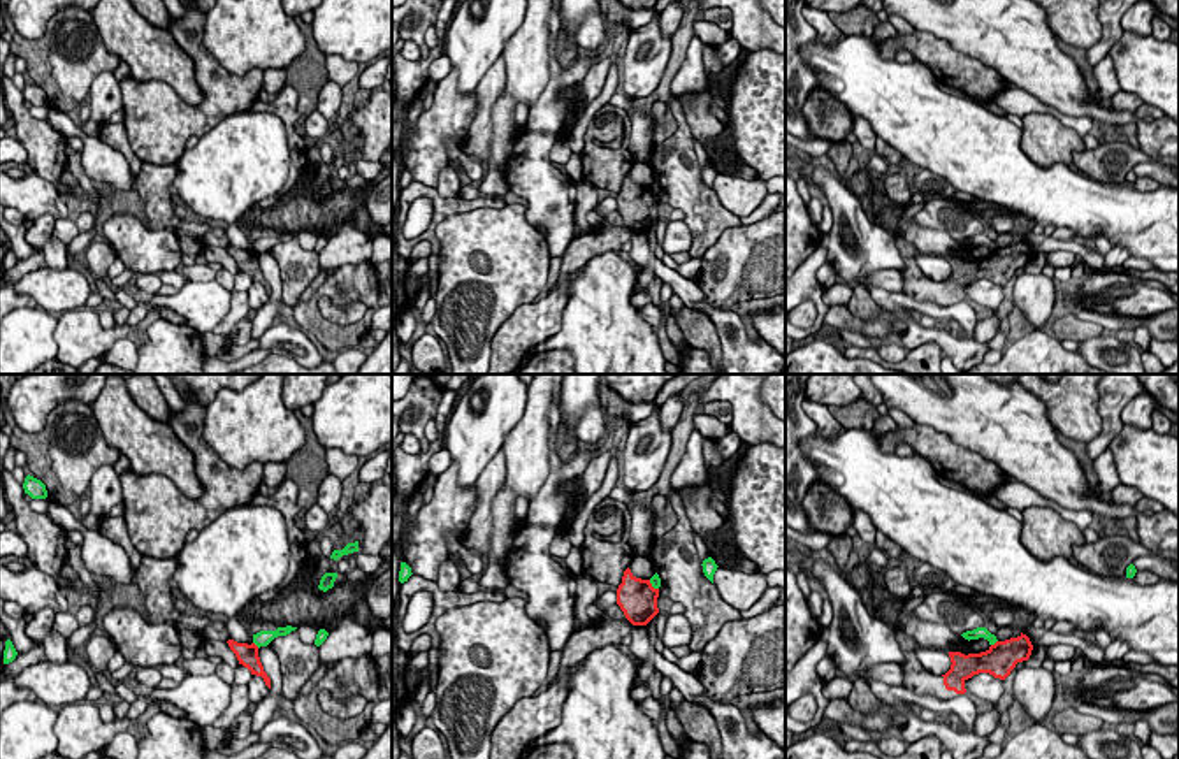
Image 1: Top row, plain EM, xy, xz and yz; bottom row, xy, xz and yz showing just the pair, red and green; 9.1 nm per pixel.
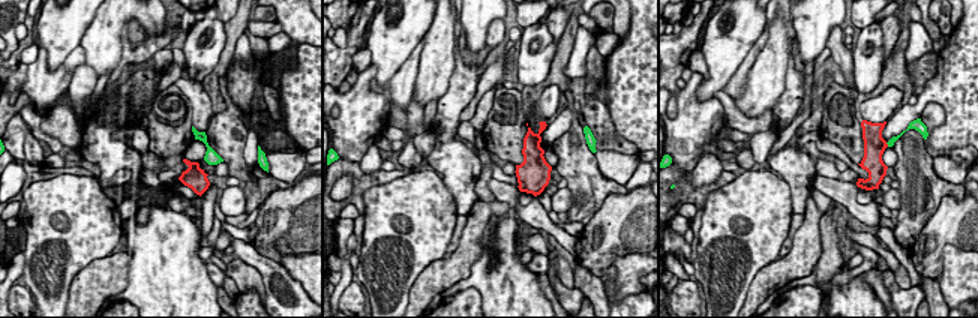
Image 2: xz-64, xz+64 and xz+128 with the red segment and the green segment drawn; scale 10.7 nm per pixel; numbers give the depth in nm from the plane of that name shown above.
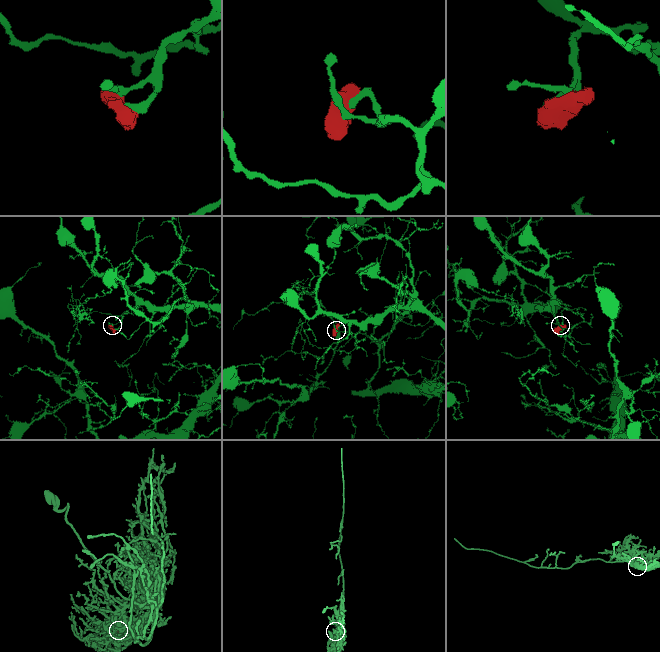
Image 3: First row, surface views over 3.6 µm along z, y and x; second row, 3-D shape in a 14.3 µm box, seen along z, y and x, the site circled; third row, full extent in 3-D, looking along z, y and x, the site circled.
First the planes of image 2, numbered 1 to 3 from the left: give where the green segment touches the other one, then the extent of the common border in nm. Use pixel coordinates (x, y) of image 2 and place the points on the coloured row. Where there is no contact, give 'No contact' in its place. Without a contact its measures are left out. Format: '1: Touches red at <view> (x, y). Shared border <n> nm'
1: No contact
2: No contact
3: Touches red at xz+128 (887, 144). Shared border 60 nm

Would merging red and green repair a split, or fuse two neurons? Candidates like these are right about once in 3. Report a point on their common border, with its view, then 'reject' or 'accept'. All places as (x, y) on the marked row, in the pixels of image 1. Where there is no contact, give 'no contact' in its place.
meets red in yz at (995, 643); reject

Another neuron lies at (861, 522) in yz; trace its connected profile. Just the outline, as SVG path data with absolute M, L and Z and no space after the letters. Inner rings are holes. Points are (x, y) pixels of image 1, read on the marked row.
M852 508L852 527L857 531L864 543L875 545L877 529L866 513Z

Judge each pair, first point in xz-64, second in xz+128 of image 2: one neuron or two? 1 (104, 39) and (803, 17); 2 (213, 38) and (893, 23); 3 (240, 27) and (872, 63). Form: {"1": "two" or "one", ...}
{"1": "two", "2": "two", "3": "two"}

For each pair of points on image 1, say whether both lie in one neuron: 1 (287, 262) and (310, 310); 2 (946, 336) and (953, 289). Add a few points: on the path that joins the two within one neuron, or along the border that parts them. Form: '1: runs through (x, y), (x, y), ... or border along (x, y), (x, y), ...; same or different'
1: border along (297, 301), (294, 308); different
2: border along (909, 296), (942, 306), (953, 306), (965, 299); different

